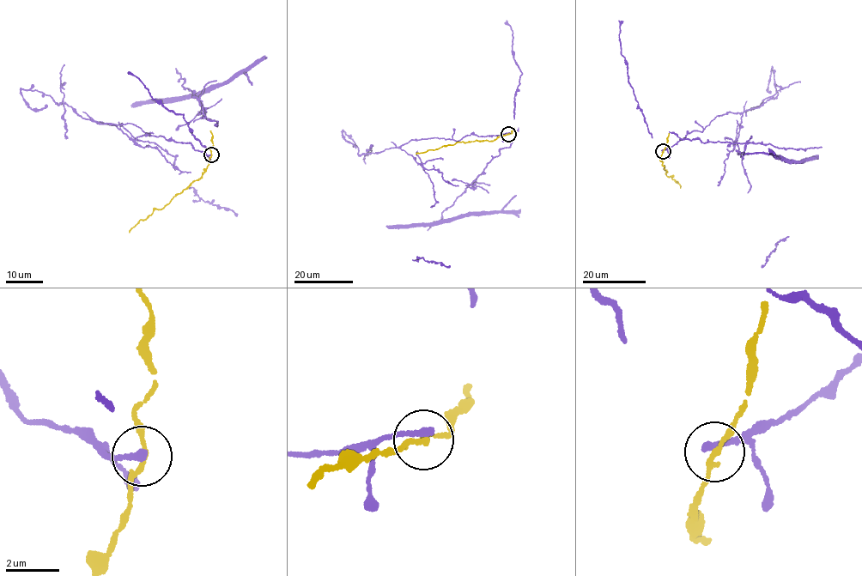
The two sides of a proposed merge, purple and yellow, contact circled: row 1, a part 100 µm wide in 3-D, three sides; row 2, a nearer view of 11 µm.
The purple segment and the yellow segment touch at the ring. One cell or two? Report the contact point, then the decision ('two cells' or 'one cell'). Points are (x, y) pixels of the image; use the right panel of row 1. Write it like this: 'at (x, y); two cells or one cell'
at (663, 151); two cells

